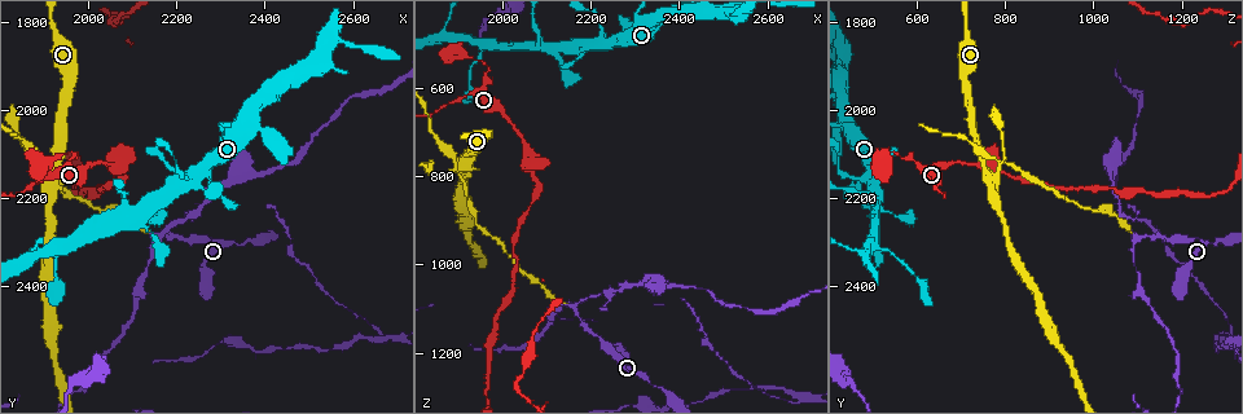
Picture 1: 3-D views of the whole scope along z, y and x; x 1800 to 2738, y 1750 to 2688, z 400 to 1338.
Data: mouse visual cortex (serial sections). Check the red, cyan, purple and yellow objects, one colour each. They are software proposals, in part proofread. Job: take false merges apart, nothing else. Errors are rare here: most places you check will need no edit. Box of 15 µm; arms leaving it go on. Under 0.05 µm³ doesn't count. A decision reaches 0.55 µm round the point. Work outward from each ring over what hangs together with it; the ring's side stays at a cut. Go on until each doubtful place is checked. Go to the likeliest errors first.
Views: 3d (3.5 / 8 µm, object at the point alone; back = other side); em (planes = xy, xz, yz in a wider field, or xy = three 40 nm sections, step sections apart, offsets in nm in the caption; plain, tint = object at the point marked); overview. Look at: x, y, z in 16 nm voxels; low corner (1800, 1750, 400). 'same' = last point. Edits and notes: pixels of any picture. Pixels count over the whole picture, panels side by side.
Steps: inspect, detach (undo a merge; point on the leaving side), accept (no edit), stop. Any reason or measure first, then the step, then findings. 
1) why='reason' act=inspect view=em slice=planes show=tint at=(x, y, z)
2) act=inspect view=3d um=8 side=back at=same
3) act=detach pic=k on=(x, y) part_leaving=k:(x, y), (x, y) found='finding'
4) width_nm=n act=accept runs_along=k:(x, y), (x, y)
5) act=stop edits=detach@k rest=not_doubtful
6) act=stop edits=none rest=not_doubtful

why='sharp bend' act=inspect view=3d um=8 at=(1895, 2120, 785)

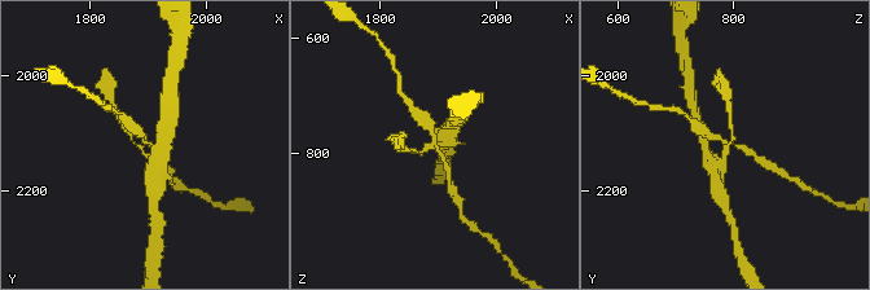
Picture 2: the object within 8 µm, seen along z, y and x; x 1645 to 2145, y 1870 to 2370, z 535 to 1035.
act=inspect view=3d um=3.5 at=(1900, 2125, 795)

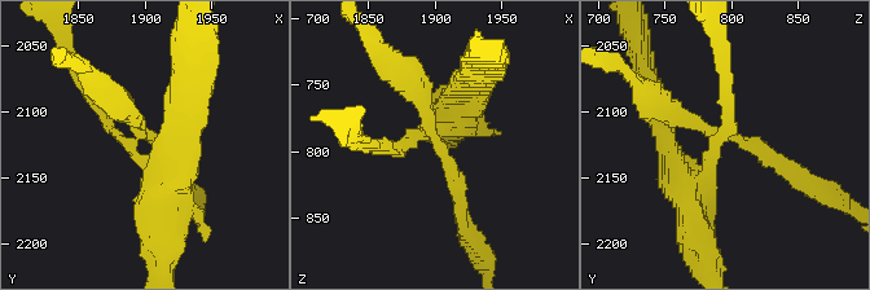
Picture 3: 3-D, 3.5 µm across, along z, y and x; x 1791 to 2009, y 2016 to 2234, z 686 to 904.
act=detach pic=3 on=(137, 130) found='a second cell is stuck on'

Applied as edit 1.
why='three-way junction' act=inspect view=3d um=3.5 at=(2160, 2290, 1095)

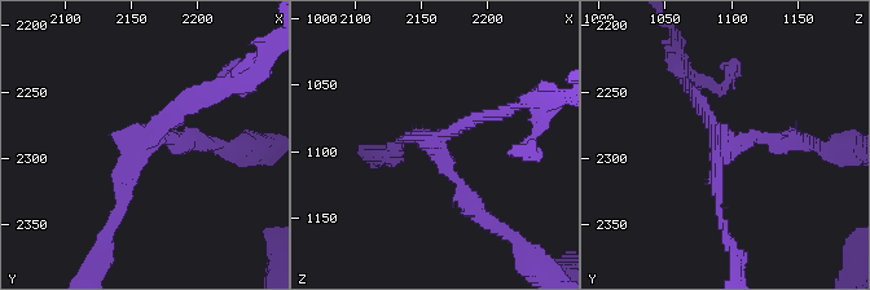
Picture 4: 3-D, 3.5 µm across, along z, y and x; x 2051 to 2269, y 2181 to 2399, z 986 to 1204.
arms=3 arm_widths_nm=150,150,250 why='now the EM' act=inspect view=em slice=xy step=2 show=tint at=(2162, 2290, 1098)

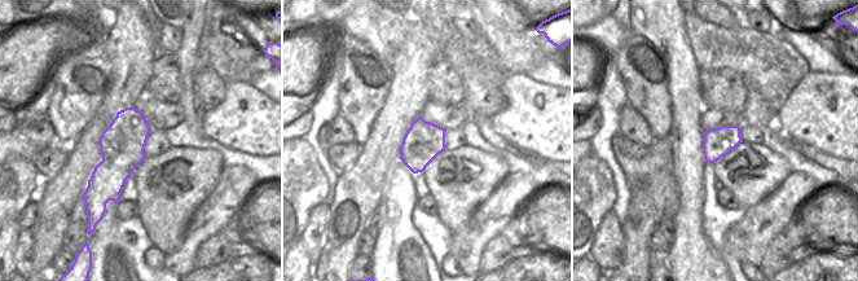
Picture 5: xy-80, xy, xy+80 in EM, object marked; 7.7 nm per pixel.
act=detach pic=4 on=(122, 206) part_leaving=4:(154, 139), (175, 106), (250, 71) found='two cells meet here'

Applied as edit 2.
why='redraw' act=inspect view=overview

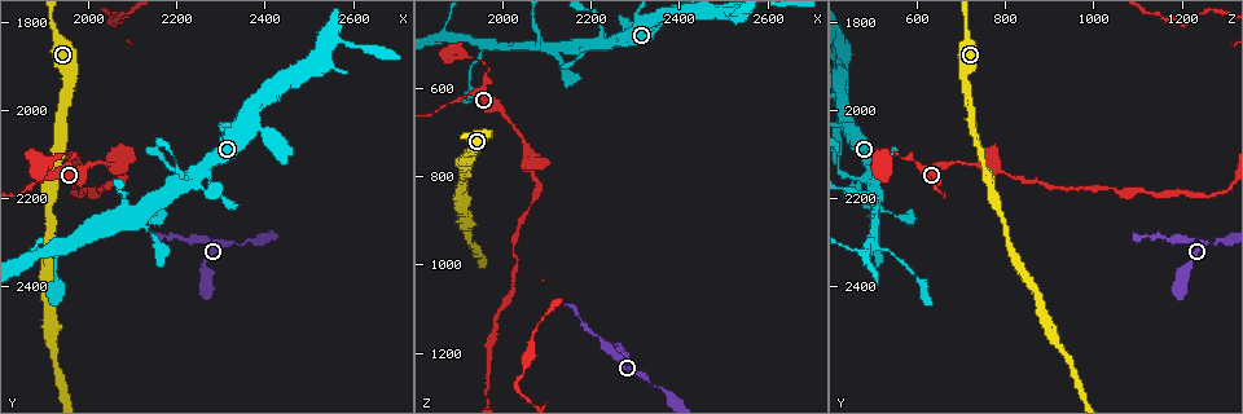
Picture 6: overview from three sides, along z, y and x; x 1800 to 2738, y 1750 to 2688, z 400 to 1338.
why='abrupt turn' act=inspect view=3d um=3.5 at=(1965, 2100, 545)

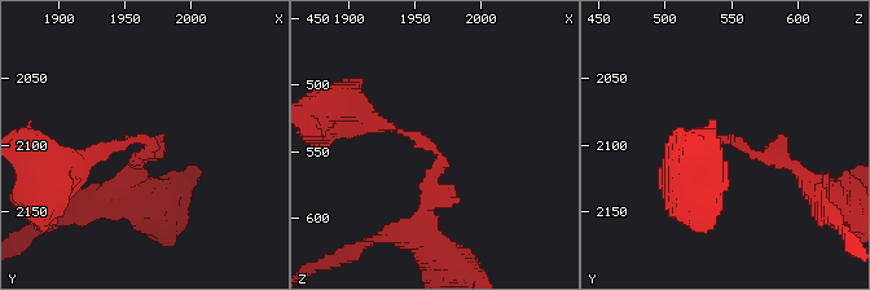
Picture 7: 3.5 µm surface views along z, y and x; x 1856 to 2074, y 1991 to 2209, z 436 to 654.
arm_widths_nm=150,200 why='shape alone is not enough' act=inspect view=em slice=xy step=2 show=tint at=(1964, 2102, 550)

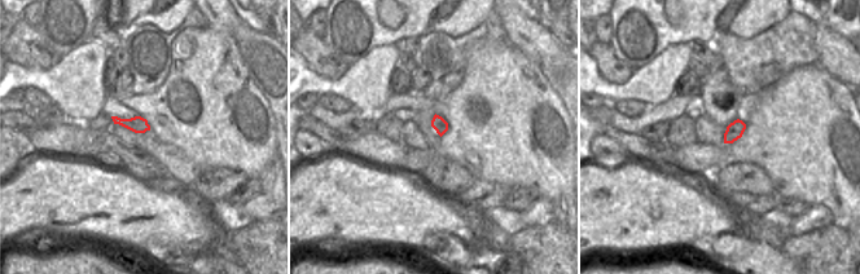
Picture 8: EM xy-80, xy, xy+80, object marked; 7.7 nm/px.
why='another direction' act=inspect view=em slice=xy step=5 show=tint at=same

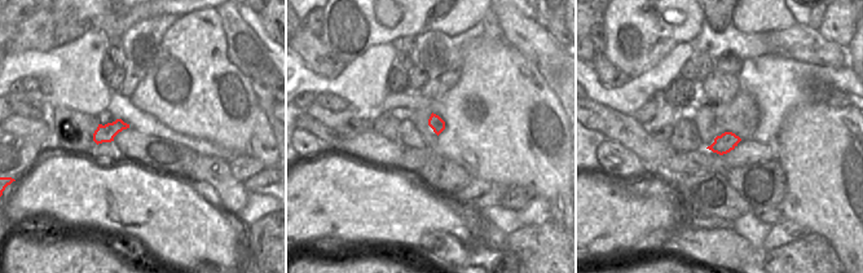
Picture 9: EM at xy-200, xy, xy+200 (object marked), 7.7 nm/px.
act=accept found='continuous, no second cell'

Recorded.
act=stop edits=detach@3,detach@4 rest=not_doubtful

